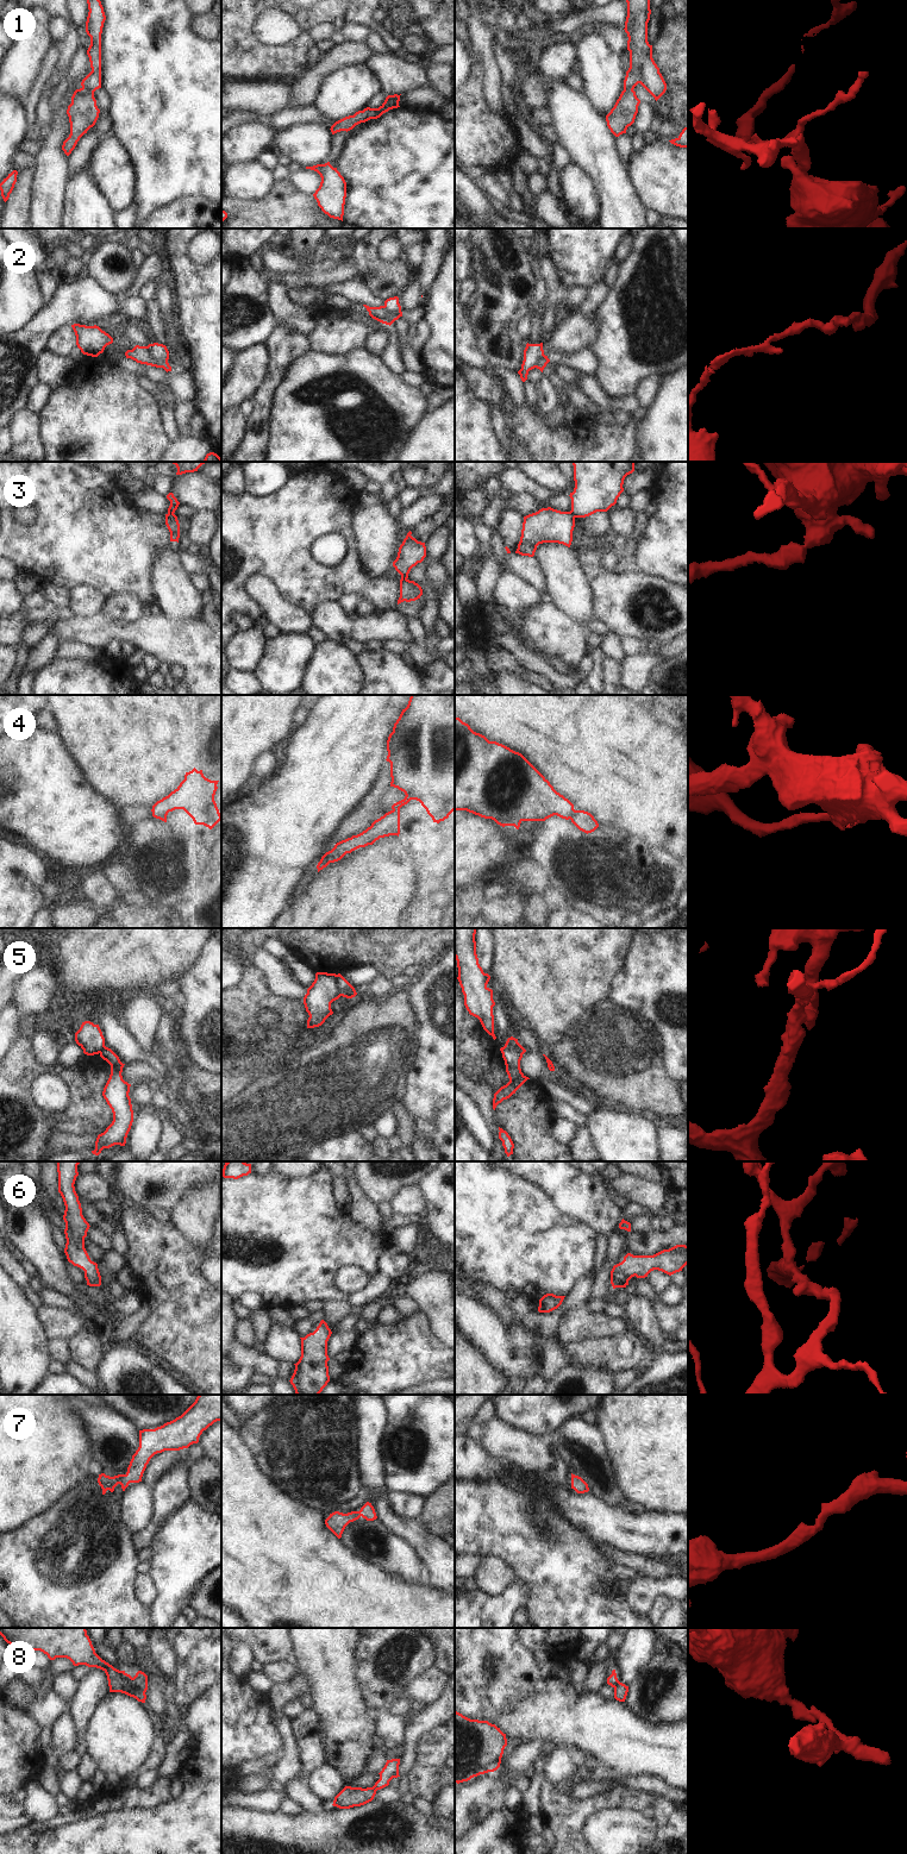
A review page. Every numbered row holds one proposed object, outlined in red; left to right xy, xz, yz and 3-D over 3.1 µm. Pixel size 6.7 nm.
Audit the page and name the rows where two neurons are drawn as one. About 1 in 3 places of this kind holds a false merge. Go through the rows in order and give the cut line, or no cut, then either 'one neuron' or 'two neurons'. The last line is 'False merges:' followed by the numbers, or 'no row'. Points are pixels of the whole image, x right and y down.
1: cut xy (82, 87), (93, 93); two neurons
2: cut xy (147, 346), (150, 355), (162, 363), (161, 367); two neurons
3: cut yz (570, 511), (574, 518); two neurons
4: cut yz (575, 810), (569, 818); two neurons
5: cut yz (504, 1046), (513, 1046), (523, 1053); two neurons
6: cut none; one neuron
7: cut none; one neuron
8: cut xy (131, 1678), (132, 1684), (144, 1693); two neurons
False merges: 1, 2, 3, 4, 5, 8

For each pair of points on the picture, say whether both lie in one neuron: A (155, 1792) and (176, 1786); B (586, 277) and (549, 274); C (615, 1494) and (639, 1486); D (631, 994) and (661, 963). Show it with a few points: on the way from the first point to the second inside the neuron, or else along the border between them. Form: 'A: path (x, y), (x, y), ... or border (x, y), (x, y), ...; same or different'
A: border (169, 1780), (169, 1792), (173, 1796); different
B: border (542, 258), (552, 263), (565, 287), (583, 288); different
C: border (611, 1465), (619, 1489), (633, 1504), (643, 1509); different
D: path (638, 987), (655, 970); same

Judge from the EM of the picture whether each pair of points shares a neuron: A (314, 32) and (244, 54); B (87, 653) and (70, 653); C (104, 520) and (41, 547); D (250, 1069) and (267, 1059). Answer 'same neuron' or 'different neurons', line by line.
A: different neurons
B: same neuron
C: same neuron
D: different neurons

